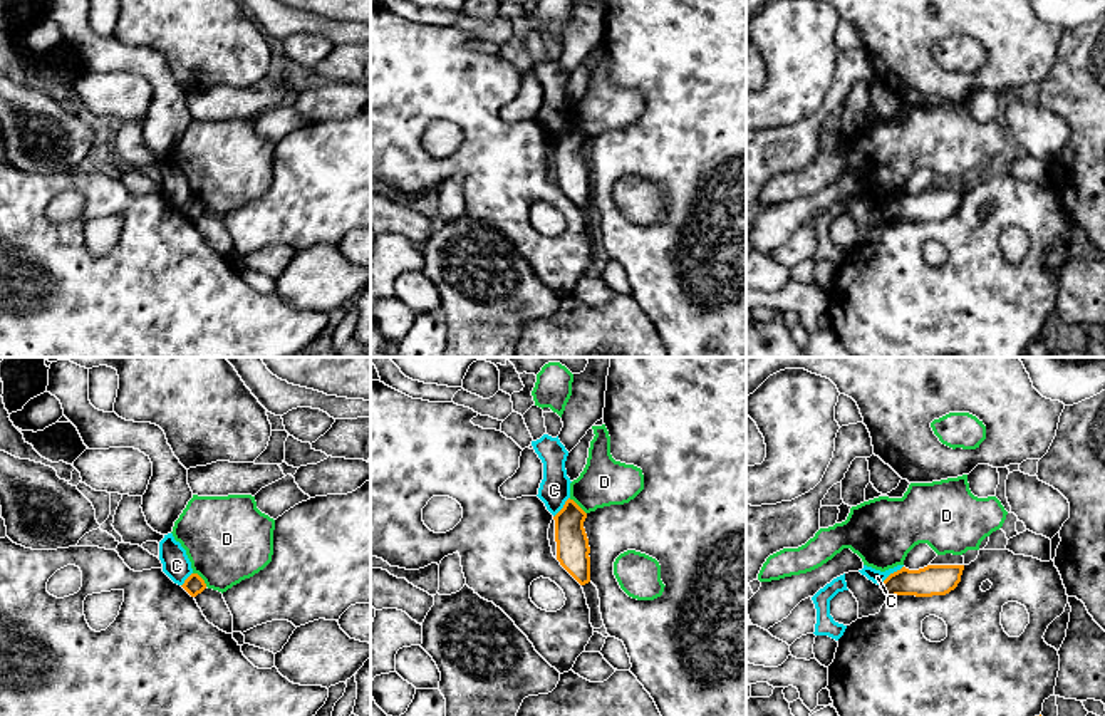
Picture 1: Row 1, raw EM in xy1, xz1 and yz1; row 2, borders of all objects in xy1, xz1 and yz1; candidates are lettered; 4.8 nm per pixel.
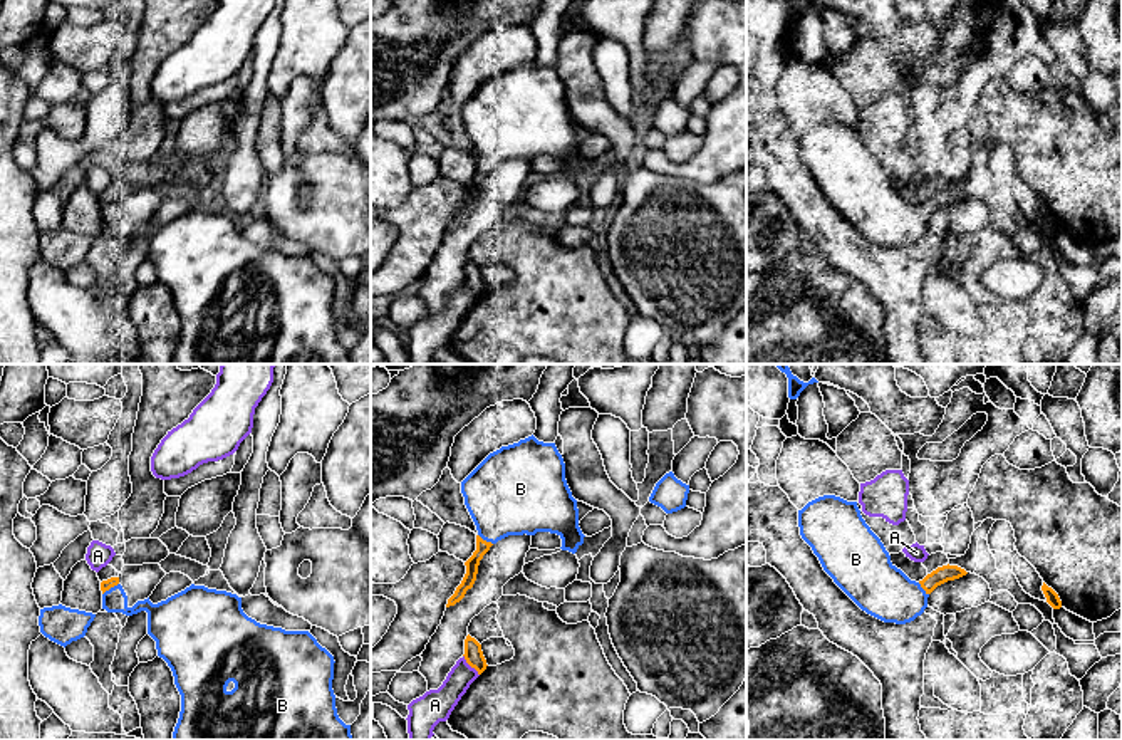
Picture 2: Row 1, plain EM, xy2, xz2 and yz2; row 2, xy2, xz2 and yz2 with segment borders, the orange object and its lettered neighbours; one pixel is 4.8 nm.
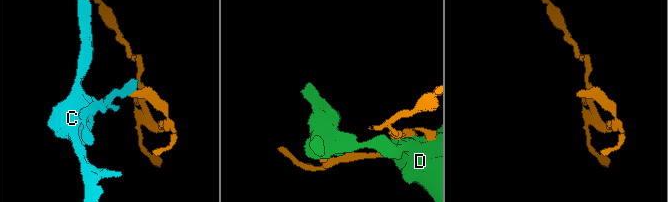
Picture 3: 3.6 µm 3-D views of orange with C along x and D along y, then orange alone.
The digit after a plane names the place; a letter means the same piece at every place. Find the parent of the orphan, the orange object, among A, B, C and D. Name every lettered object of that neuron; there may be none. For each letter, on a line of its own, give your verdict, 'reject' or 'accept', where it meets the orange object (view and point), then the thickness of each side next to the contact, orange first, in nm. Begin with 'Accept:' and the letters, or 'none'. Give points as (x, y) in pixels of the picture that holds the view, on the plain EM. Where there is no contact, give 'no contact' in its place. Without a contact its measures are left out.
Accept: B
A: reject; contact xz2 (470, 289); calibres 90 and 160 nm
B: accept; contact xy2 (109, 212); calibres 50 and 120 nm
C: reject; contact yz1 (891, 198); calibres 140 and 70 nm
D: reject; contact xy1 (202, 203); calibres 90 and 420 nm

